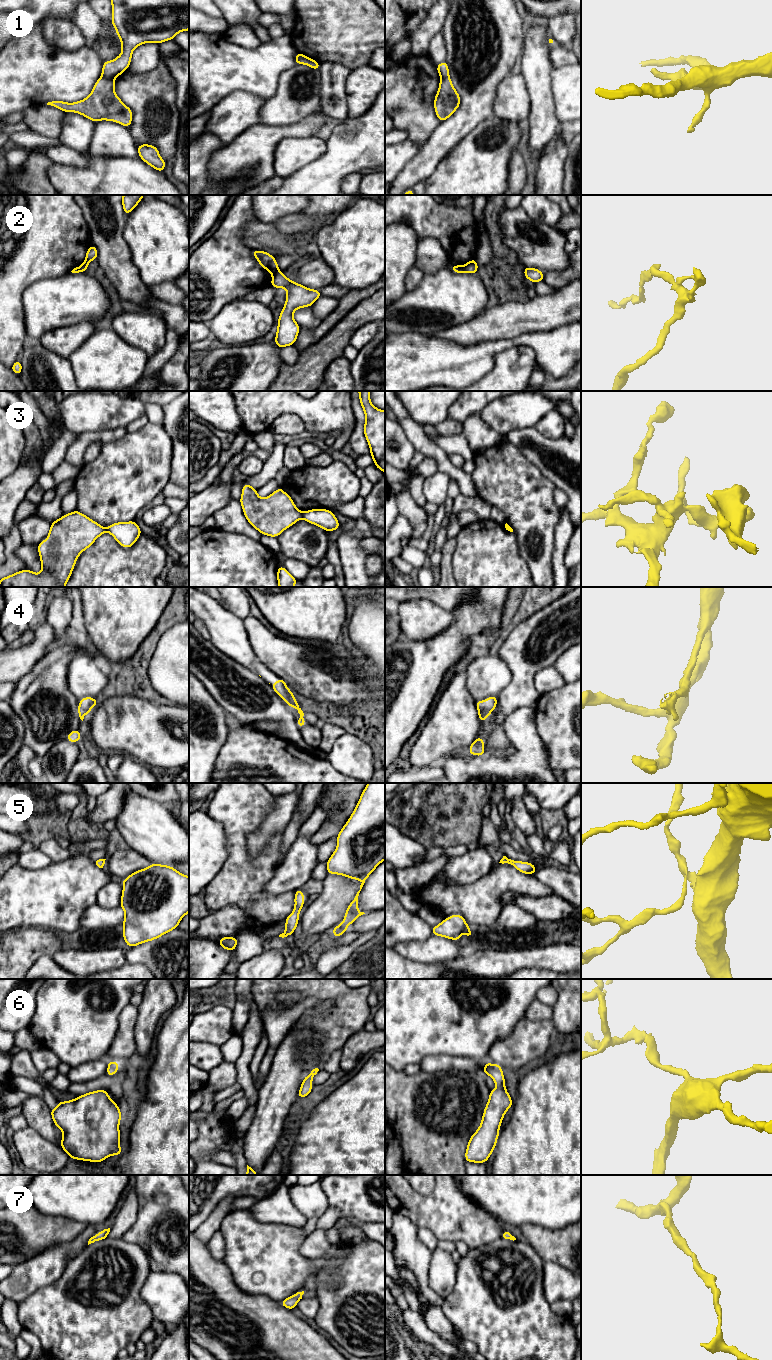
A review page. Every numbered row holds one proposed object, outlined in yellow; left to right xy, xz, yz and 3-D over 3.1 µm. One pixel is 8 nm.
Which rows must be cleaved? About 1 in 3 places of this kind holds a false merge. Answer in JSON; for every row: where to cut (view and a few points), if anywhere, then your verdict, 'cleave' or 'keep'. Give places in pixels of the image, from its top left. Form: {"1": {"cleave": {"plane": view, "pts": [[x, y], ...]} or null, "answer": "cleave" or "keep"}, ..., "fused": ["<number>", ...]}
{"1": {"cleave": {"plane": "xy", "pts": [[102, 74], [113, 78]]}, "answer": "cleave"}, "2": {"cleave": {"plane": "xz", "pts": [[279, 271], [273, 276]]}, "answer": "cleave"}, "3": {"cleave": {"plane": "xz", "pts": [[301, 513], [302, 517]]}, "answer": "cleave"}, "4": {"cleave": null, "answer": "keep"}, "5": {"cleave": null, "answer": "keep"}, "6": {"cleave": null, "answer": "keep"}, "7": {"cleave": null, "answer": "keep"}, "fused": ["1", "2", "3"]}

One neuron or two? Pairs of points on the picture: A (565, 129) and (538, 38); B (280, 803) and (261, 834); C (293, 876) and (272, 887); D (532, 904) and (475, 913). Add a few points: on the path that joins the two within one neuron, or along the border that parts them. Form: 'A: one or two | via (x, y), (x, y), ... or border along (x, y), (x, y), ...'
A: two | border along (560, 123), (557, 131)
B: one | via (280, 811), (280, 815), (269, 826)
C: one | via (288, 876), (277, 885)
D: two | border along (542, 897), (530, 897), (505, 892), (499, 899)

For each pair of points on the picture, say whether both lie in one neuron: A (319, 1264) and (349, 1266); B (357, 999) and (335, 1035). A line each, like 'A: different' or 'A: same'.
A: different
B: same

